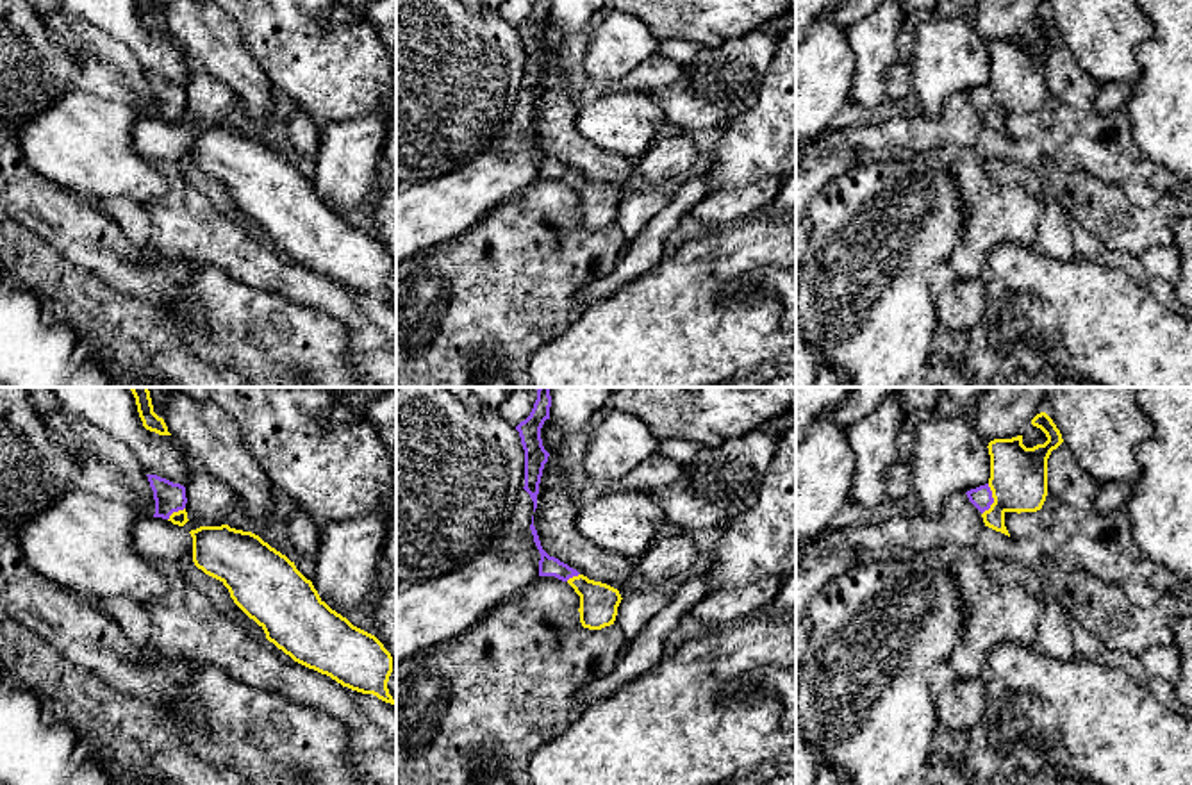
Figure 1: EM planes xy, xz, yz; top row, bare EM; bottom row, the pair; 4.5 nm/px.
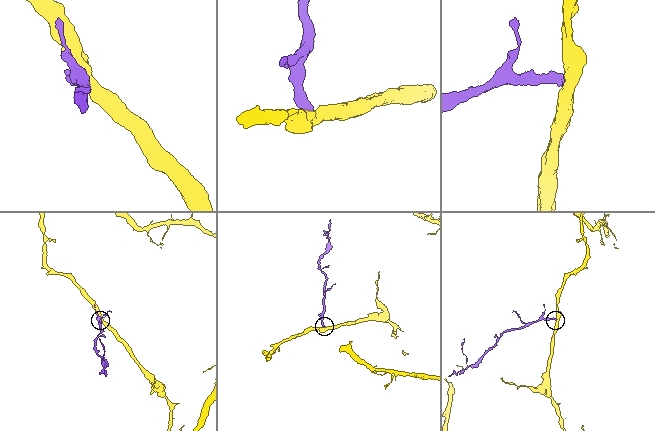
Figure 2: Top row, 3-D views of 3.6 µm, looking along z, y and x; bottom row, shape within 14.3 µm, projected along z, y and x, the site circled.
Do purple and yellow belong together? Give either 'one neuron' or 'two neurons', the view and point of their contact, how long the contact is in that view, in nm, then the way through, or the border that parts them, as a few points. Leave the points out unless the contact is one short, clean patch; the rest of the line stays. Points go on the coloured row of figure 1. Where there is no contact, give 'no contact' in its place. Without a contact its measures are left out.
one neuron; meets purple in yz at (993, 500); contact 150 nm long; runs through yz (982, 498), (993, 500), (1018, 480)

